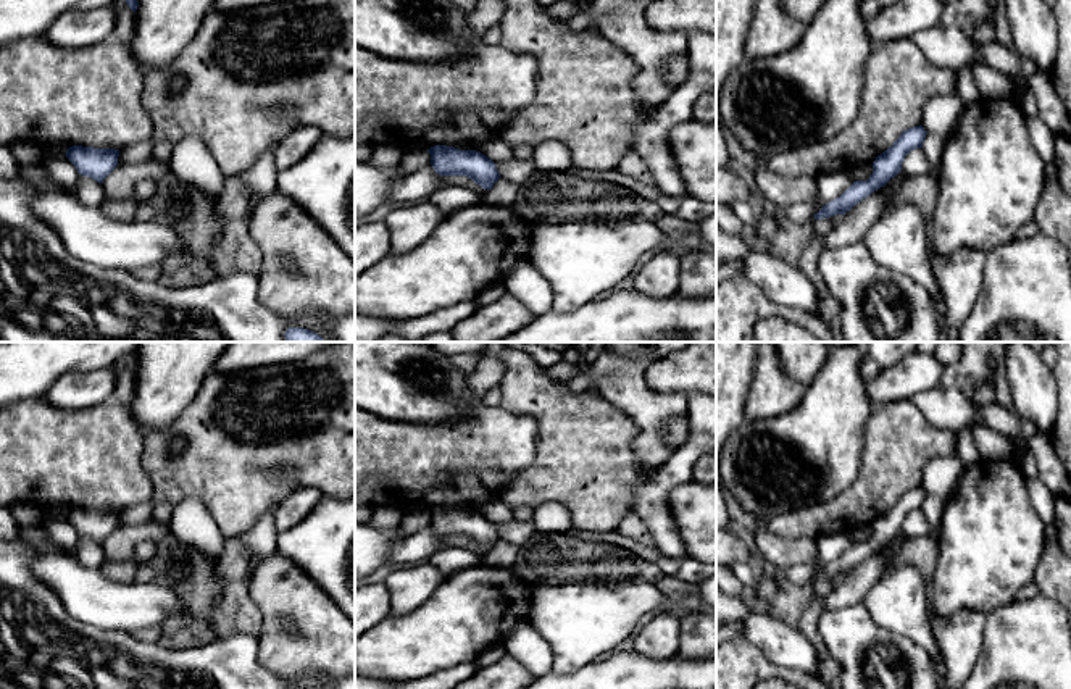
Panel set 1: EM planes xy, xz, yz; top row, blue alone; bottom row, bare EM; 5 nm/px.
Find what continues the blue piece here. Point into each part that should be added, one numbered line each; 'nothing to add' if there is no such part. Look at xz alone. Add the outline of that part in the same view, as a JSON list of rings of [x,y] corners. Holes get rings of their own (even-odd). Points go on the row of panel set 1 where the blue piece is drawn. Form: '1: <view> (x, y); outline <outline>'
nothing to add

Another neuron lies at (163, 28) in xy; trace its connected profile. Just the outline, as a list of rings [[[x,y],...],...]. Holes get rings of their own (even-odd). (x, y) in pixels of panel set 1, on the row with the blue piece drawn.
[[[137,0],[134,13],[135,34],[127,44],[144,69],[166,66],[194,39],[206,15],[215,10],[216,0]]]

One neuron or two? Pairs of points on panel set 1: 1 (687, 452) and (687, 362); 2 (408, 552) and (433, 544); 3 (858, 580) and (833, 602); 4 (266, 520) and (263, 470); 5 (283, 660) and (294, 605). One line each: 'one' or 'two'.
1: two
2: one
3: one
4: two
5: one

